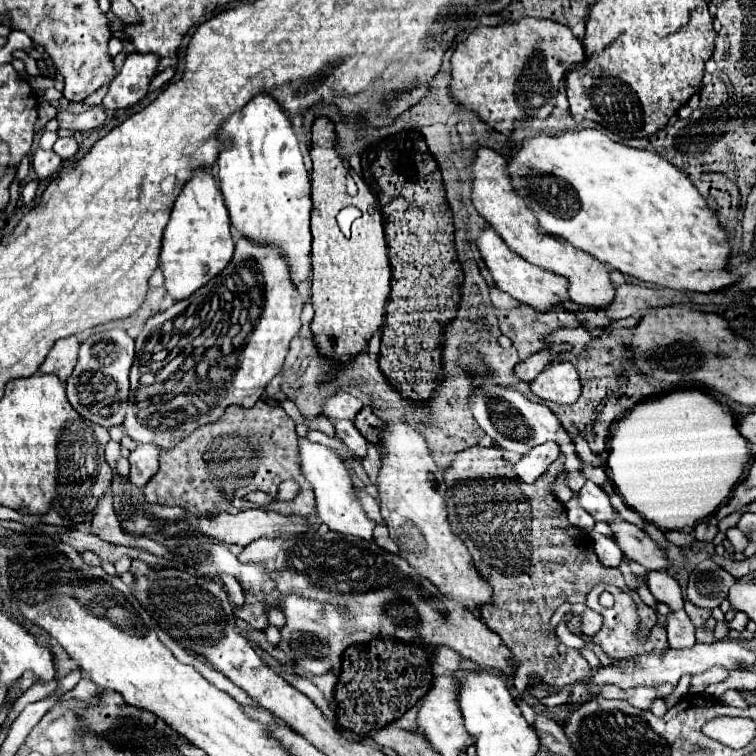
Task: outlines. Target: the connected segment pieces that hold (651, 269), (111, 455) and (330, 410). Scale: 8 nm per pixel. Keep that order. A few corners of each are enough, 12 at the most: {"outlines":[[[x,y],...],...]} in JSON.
{"outlines":[[[599,129],[507,165],[553,237],[667,289],[739,281],[717,213]],[[109,441],[105,447],[105,459],[115,469],[120,457],[120,444]],[[351,393],[327,399],[329,419],[355,419],[363,401]]]}

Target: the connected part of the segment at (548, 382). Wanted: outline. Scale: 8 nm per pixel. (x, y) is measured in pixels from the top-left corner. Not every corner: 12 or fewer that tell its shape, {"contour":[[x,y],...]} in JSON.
{"contour":[[547,365],[529,385],[539,399],[571,405],[581,395],[575,365]]}

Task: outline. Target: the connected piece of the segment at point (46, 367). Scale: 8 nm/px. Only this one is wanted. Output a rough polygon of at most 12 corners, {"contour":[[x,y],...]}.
{"contour":[[77,337],[59,339],[41,373],[65,383],[77,363]]}

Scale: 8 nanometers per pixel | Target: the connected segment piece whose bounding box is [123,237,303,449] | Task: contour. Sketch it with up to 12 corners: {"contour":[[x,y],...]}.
{"contour":[[277,247],[137,337],[123,427],[171,449],[281,373],[303,299]]}

